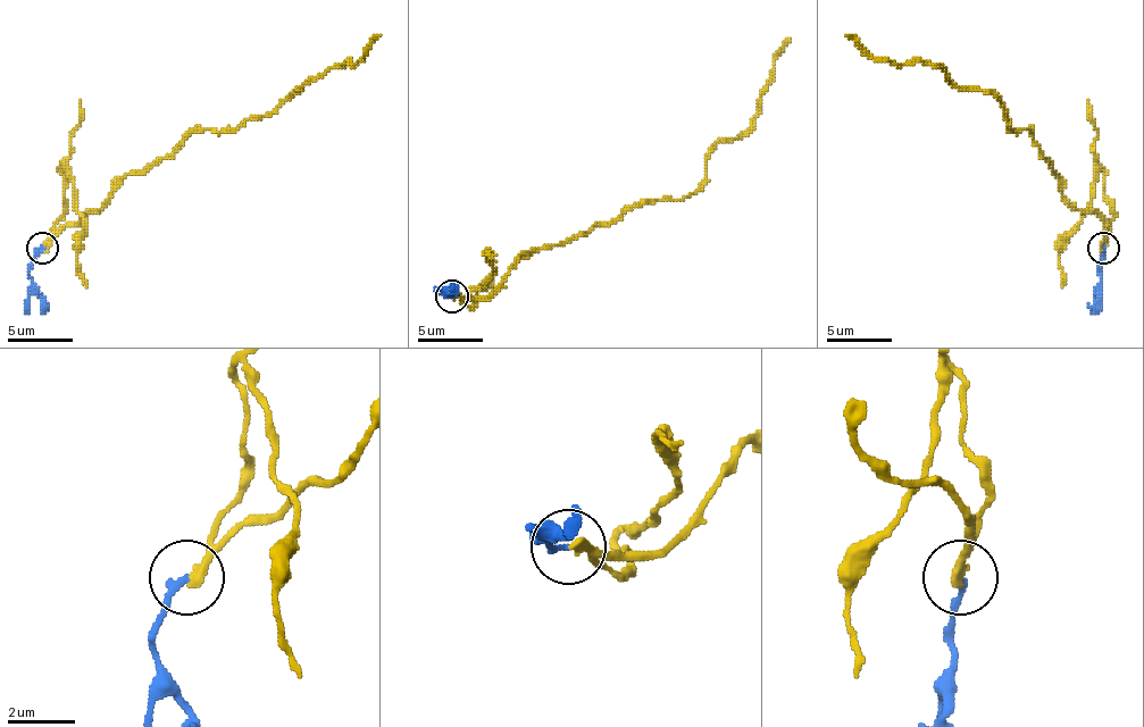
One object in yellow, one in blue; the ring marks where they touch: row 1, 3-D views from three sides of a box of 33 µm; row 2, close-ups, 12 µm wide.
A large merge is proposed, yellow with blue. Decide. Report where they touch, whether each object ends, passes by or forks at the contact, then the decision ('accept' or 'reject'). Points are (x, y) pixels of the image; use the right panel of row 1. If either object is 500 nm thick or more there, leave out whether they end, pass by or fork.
at (1103, 248); yellow ends there; blue ends there; reject

